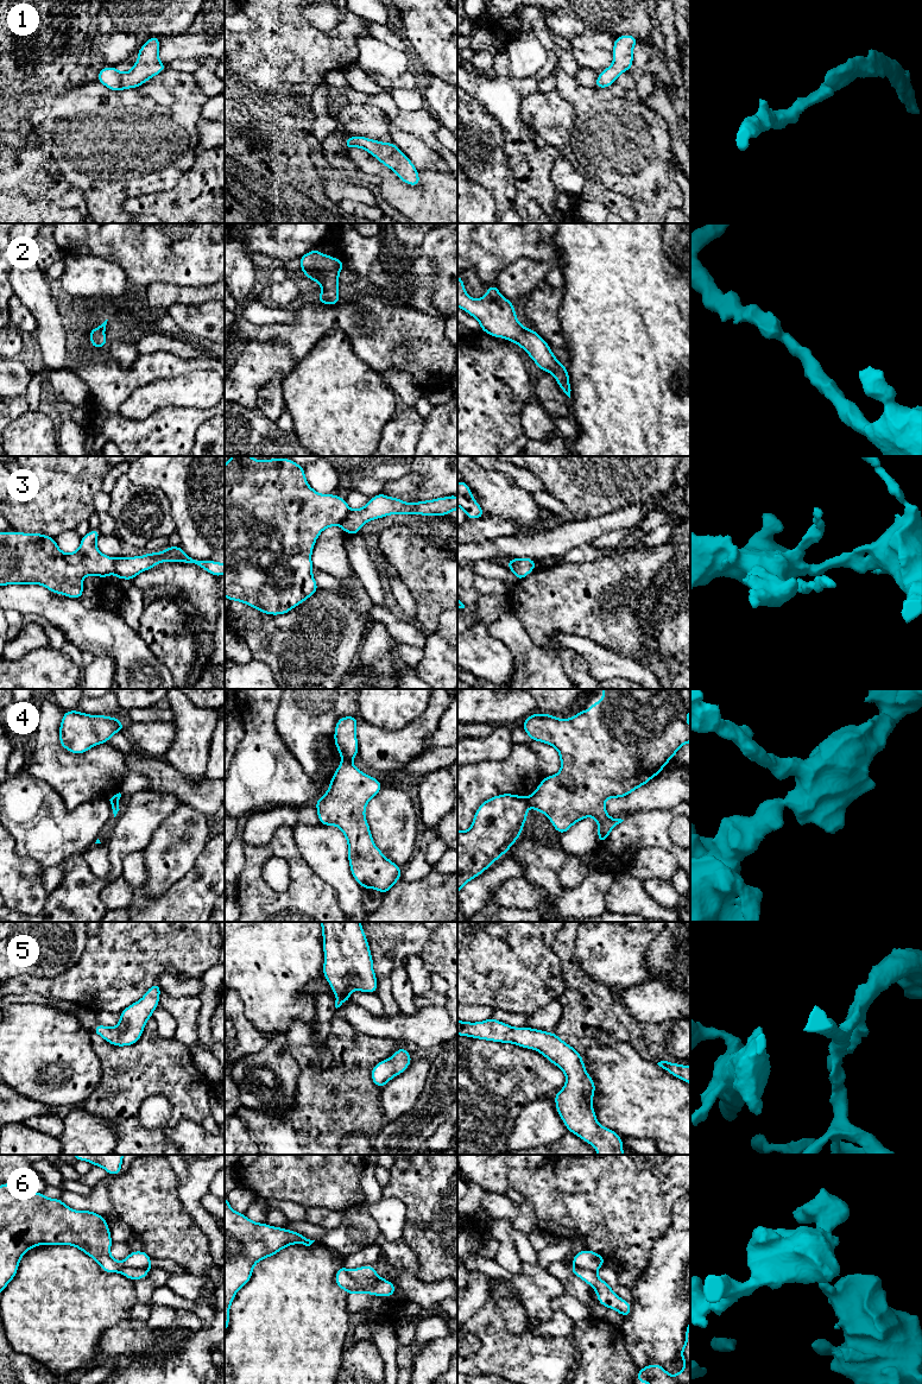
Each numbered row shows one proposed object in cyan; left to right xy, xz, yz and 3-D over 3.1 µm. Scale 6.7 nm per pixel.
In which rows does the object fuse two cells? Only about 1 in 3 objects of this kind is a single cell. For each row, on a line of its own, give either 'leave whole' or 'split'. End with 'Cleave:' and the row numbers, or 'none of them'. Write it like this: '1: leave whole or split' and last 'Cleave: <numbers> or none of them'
1: leave whole
2: leave whole
3: split
4: split
5: leave whole
6: split
Cleave: 3, 4, 6

